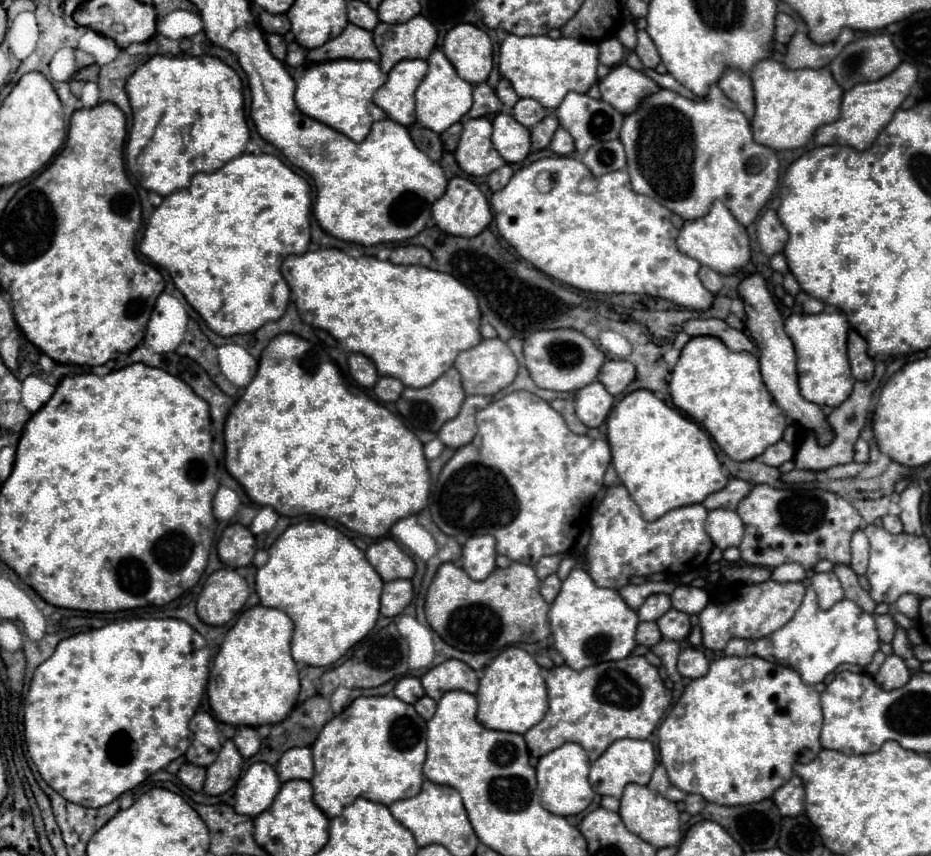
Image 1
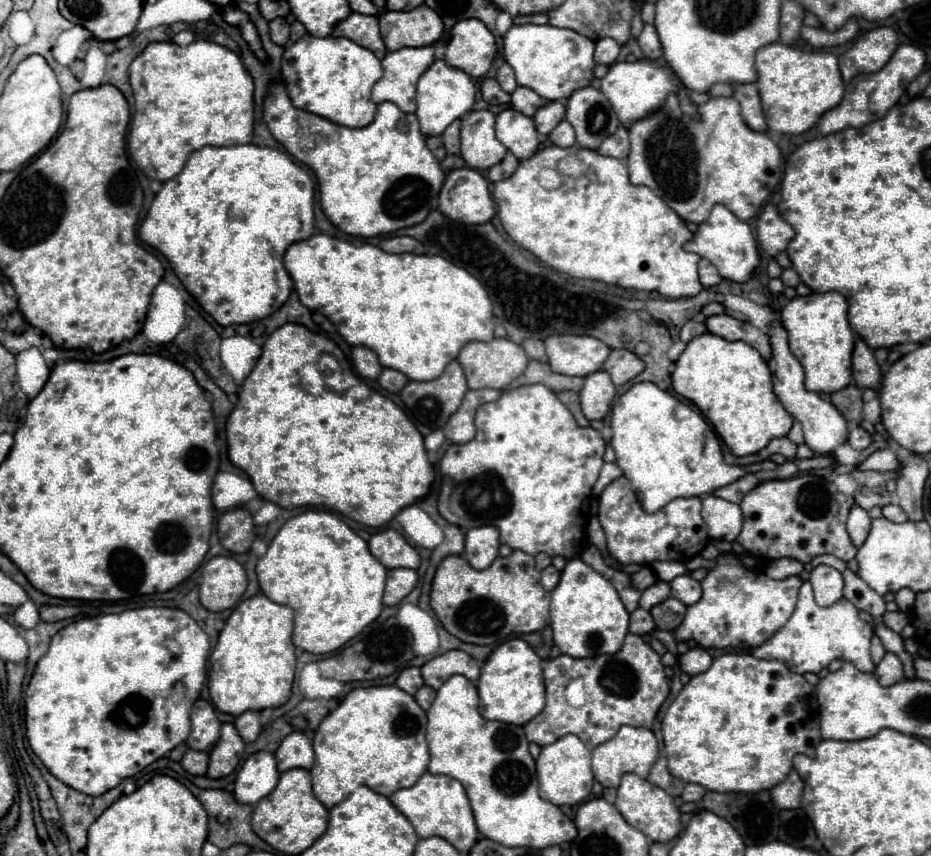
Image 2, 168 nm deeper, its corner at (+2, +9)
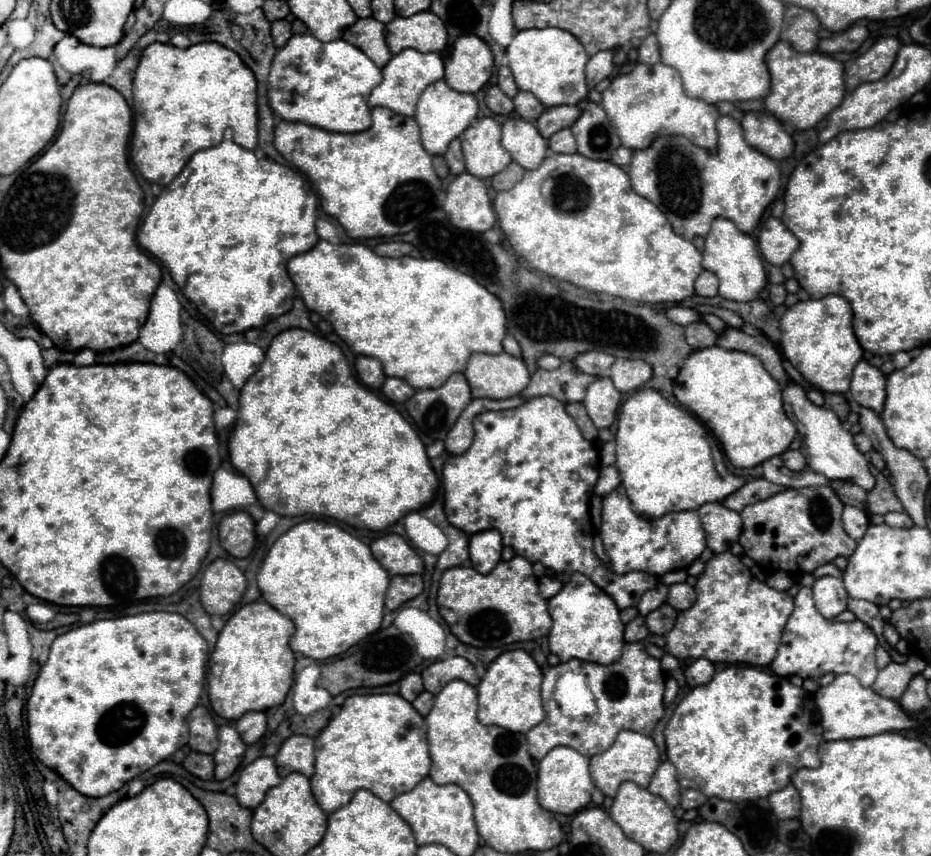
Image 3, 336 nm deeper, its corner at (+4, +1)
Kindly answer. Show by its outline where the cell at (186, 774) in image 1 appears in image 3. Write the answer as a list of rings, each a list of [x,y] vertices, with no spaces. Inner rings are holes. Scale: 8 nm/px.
[[[190,752],[190,754],[184,758],[182,766],[184,766],[190,774],[194,774],[194,776],[198,776],[198,778],[202,778],[202,780],[212,780],[212,778],[214,778],[214,758],[212,758],[210,754]]]

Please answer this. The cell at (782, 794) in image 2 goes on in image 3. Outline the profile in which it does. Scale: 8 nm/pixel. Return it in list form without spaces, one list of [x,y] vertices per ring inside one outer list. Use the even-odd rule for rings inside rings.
[[[788,784],[786,788],[770,794],[768,802],[770,802],[770,808],[772,808],[774,816],[780,818],[780,820],[800,816],[800,794],[792,784]]]

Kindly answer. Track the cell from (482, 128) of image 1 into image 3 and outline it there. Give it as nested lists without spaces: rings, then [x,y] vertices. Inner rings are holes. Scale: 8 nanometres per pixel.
[[[494,118],[474,120],[460,140],[466,170],[472,176],[492,178],[512,162],[512,156],[500,144],[500,124]]]

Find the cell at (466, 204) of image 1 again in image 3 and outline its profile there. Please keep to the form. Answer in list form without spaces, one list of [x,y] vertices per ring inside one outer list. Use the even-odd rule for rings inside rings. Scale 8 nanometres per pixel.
[[[468,172],[456,176],[450,182],[444,212],[456,228],[478,234],[490,230],[496,222],[486,184]]]

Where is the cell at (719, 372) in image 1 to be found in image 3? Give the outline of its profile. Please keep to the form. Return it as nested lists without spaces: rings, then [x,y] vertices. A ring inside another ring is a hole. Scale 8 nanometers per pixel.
[[[720,346],[694,350],[680,368],[674,386],[674,396],[686,410],[698,416],[718,436],[728,460],[736,468],[754,468],[772,456],[784,454],[784,450],[788,450],[790,442],[796,436],[796,426],[788,420],[782,408],[780,384],[762,368],[762,362],[756,356],[746,352],[724,350]]]

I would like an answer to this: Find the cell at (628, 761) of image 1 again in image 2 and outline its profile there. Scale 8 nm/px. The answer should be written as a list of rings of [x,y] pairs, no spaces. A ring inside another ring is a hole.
[[[622,726],[614,738],[610,738],[608,742],[604,742],[592,750],[594,778],[602,786],[612,786],[612,788],[616,788],[620,784],[620,778],[628,772],[634,772],[640,778],[646,778],[656,756],[658,756],[658,742],[656,742],[656,736],[648,728]]]

